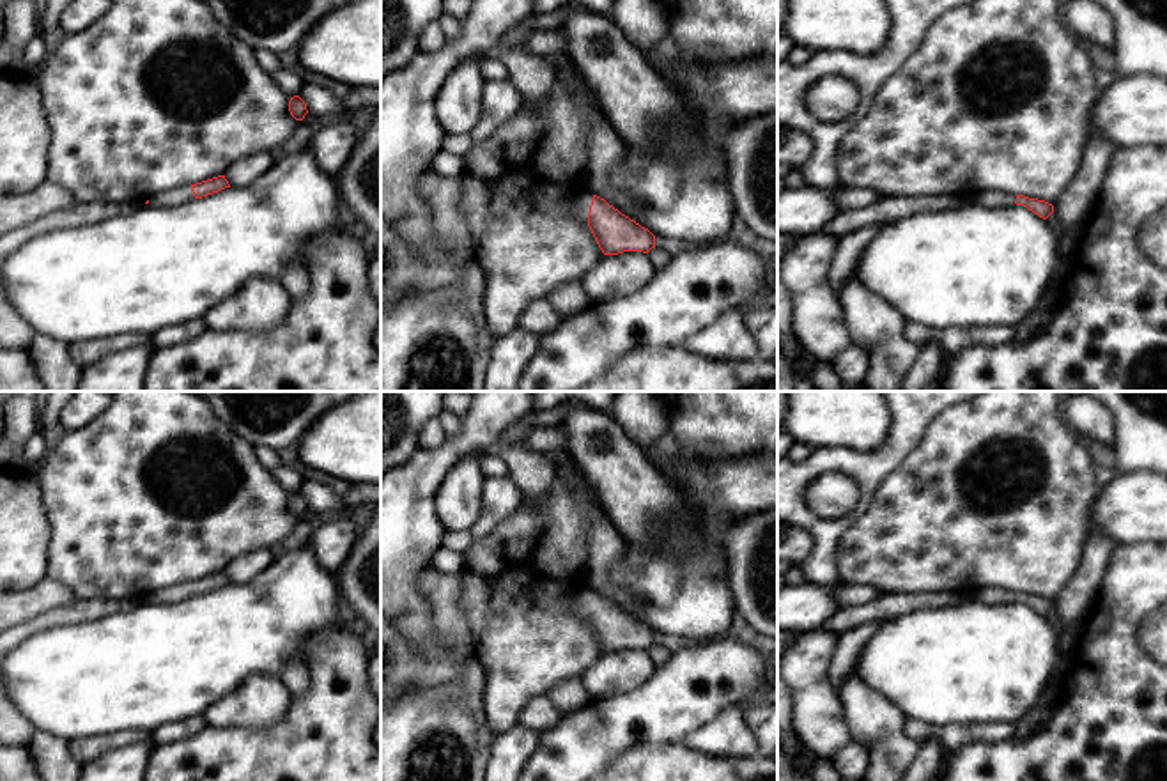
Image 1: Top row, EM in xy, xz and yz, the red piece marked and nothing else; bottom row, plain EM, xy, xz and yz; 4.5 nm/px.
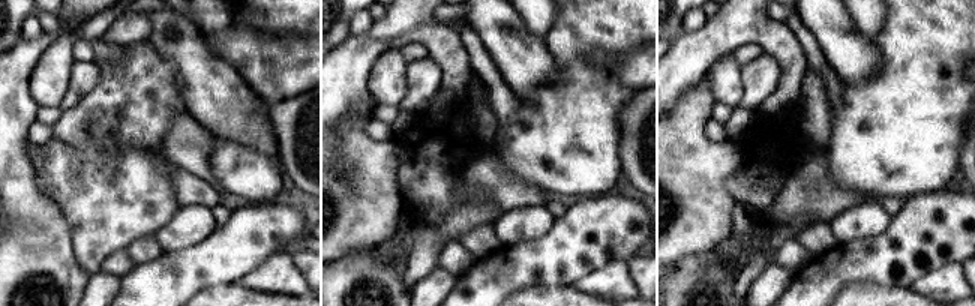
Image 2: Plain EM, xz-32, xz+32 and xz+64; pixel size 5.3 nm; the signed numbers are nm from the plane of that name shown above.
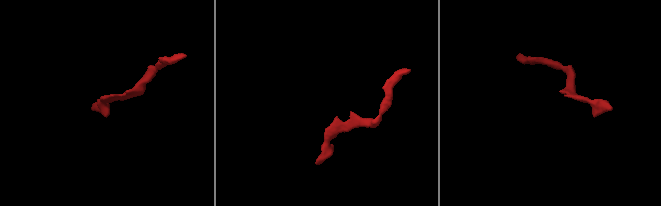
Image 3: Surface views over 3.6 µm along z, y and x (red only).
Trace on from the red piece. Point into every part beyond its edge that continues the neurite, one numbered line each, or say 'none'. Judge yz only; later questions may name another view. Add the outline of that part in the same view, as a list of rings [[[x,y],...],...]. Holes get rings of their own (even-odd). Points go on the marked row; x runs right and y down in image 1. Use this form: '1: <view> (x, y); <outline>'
1: yz (990, 197); [[[986,189],[976,193],[972,200],[986,207],[1004,207],[1015,205],[1016,197],[1001,189]]]

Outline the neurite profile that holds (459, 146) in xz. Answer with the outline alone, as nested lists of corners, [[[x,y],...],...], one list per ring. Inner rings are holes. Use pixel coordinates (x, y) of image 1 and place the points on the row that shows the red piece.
[[[444,135],[443,138],[443,149],[459,158],[464,158],[473,145],[471,135]]]

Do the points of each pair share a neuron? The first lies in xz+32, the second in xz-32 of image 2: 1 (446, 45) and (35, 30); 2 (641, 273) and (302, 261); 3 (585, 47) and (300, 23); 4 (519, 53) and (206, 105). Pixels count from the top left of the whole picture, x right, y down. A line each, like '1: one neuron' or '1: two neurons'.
1: two neurons
2: one neuron
3: one neuron
4: one neuron

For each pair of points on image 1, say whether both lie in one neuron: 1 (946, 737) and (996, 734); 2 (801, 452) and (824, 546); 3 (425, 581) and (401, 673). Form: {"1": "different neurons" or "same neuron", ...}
{"1": "same neuron", "2": "different neurons", "3": "same neuron"}

